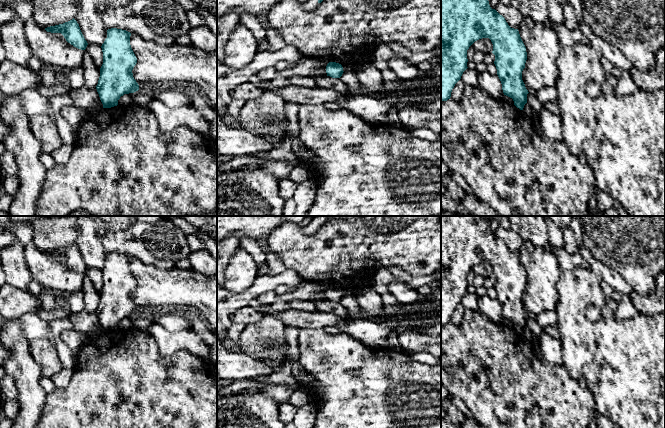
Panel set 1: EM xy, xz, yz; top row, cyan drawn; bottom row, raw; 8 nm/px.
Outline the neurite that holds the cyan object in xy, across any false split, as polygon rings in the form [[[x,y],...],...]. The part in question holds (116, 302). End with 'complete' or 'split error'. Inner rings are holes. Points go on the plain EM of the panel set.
[[[107,254],[107,262],[101,270],[103,288],[96,310],[103,332],[117,330],[121,320],[139,314],[132,297],[137,282],[130,269],[130,260],[126,254]]]; complete

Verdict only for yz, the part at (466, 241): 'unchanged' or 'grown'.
unchanged

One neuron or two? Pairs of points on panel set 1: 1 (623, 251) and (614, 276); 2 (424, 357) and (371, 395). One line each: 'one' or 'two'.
1: two
2: two

